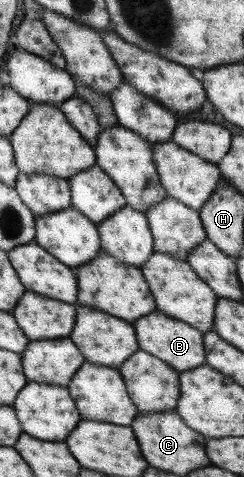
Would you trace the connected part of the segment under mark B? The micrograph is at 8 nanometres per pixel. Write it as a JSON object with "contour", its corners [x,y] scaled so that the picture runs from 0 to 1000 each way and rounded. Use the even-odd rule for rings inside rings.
{"contour":[[[648,652],[553,671],[553,679],[541,683],[553,704],[561,704],[570,734],[660,755],[730,784],[840,765],[832,704],[799,694],[799,688],[783,688],[738,671],[701,669]]]}

